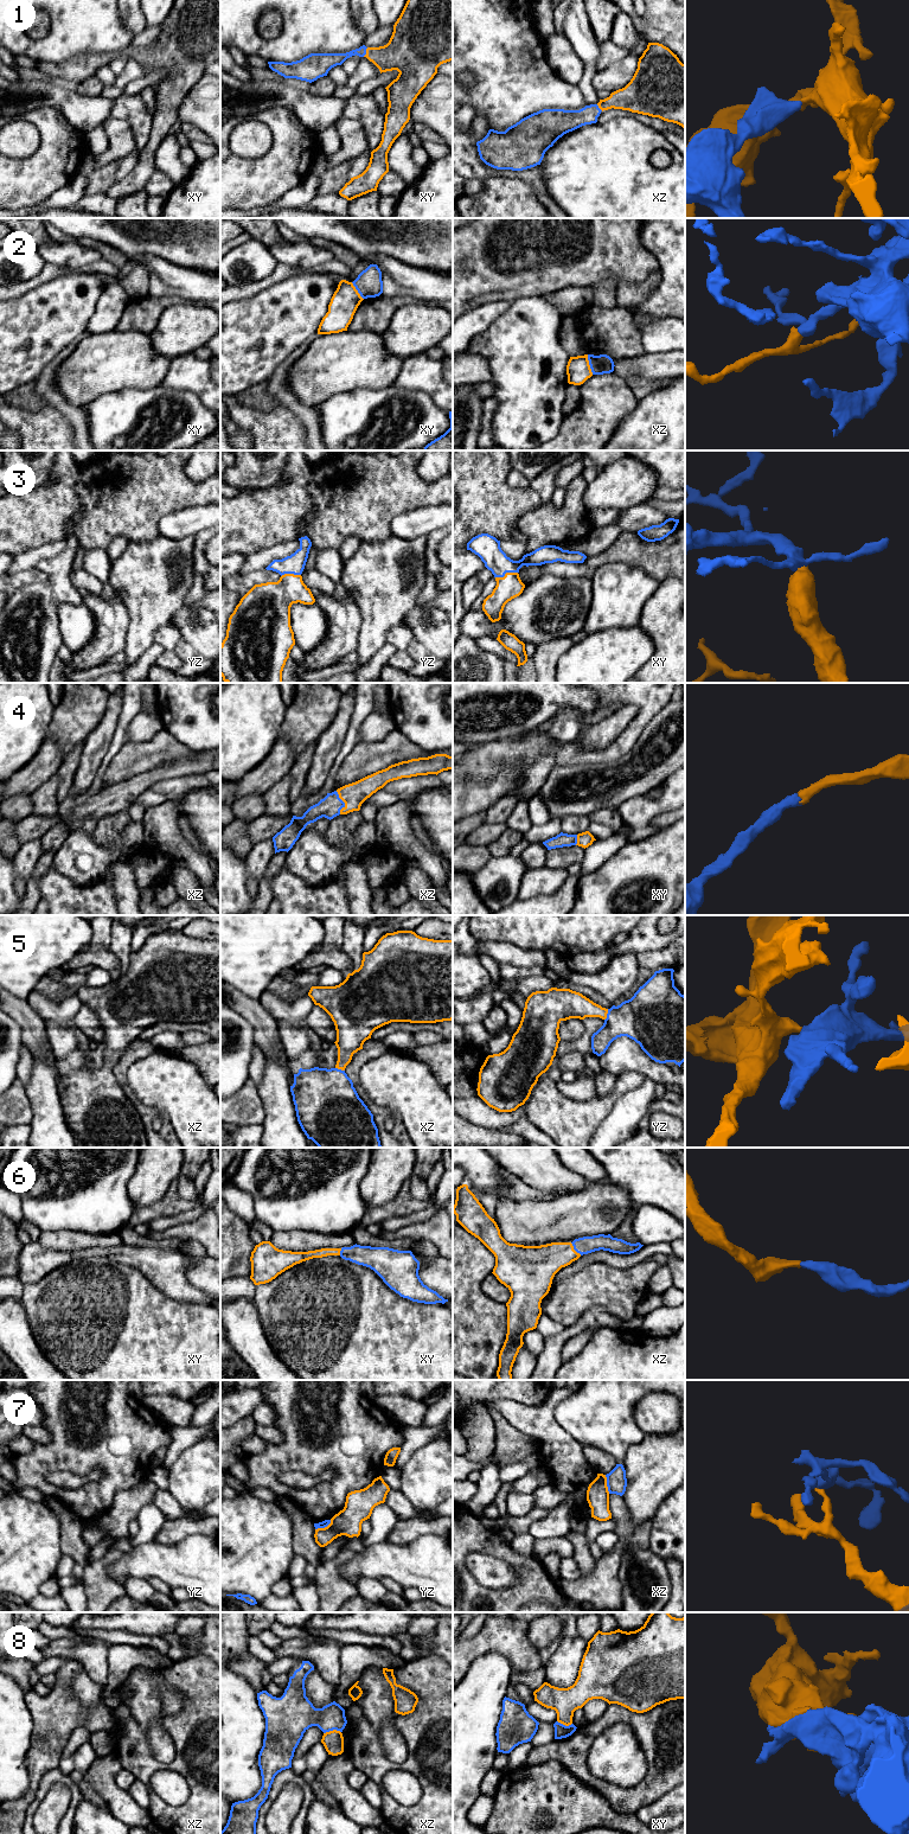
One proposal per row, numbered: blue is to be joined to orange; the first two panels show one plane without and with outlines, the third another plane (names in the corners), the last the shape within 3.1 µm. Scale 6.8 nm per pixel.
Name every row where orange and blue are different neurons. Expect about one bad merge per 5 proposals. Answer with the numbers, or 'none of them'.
2, 7, 8

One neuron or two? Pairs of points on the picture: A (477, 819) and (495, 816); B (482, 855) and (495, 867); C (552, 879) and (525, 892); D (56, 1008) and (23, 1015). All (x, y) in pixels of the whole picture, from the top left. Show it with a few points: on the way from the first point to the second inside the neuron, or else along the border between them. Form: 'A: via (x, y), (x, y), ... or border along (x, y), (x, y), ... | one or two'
A: via (481, 819), (491, 819) | one
B: border along (509, 852), (501, 856), (492, 856), (472, 875) | two
C: via (545, 881), (538, 881), (532, 884) | one
D: border along (26, 999), (45, 1021) | two

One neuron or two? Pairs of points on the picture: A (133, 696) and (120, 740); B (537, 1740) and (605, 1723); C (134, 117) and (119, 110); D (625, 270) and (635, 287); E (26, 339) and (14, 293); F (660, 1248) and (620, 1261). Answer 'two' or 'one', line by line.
A: one
B: two
C: one
D: two
E: two
F: one

